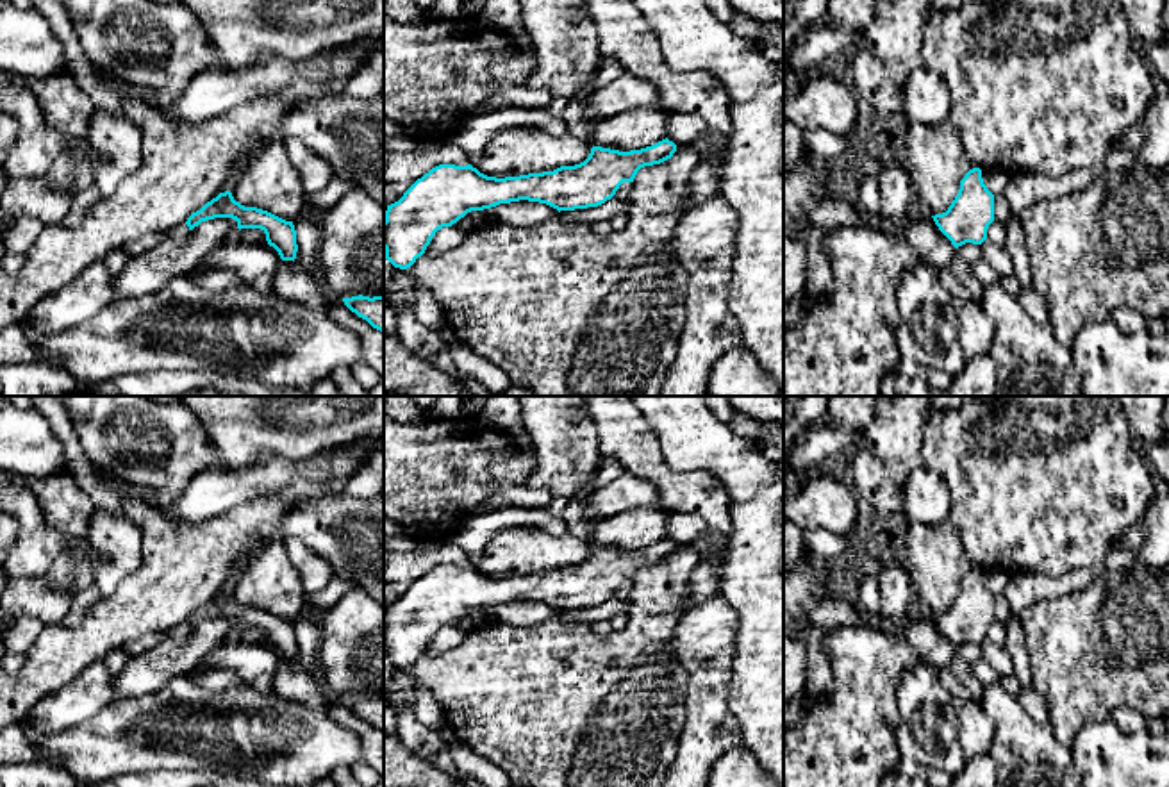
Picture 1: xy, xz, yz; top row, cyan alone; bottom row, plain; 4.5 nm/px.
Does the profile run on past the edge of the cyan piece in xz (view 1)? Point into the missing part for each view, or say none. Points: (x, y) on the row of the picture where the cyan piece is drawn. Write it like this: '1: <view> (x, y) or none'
1: none

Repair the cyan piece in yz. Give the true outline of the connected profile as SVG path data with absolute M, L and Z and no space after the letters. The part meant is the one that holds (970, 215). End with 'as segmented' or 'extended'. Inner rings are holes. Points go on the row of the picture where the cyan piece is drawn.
M969 170L948 211L932 218L955 248L966 243L982 244L994 221L994 195L983 184L982 170Z; as segmented

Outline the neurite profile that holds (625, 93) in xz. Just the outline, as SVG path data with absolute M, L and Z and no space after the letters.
M623 73L603 87L587 91L582 100L591 121L639 107L660 107L659 91L630 73Z

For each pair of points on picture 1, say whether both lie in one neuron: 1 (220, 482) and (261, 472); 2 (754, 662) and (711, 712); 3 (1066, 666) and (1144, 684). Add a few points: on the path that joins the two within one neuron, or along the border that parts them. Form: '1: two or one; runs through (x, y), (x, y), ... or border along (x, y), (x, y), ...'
1: one; runs through (231, 482), (250, 480)
2: two; border along (736, 648), (730, 677), (730, 712), (741, 730)
3: one; runs through (1086, 666), (1100, 668), (1107, 675), (1125, 675)

